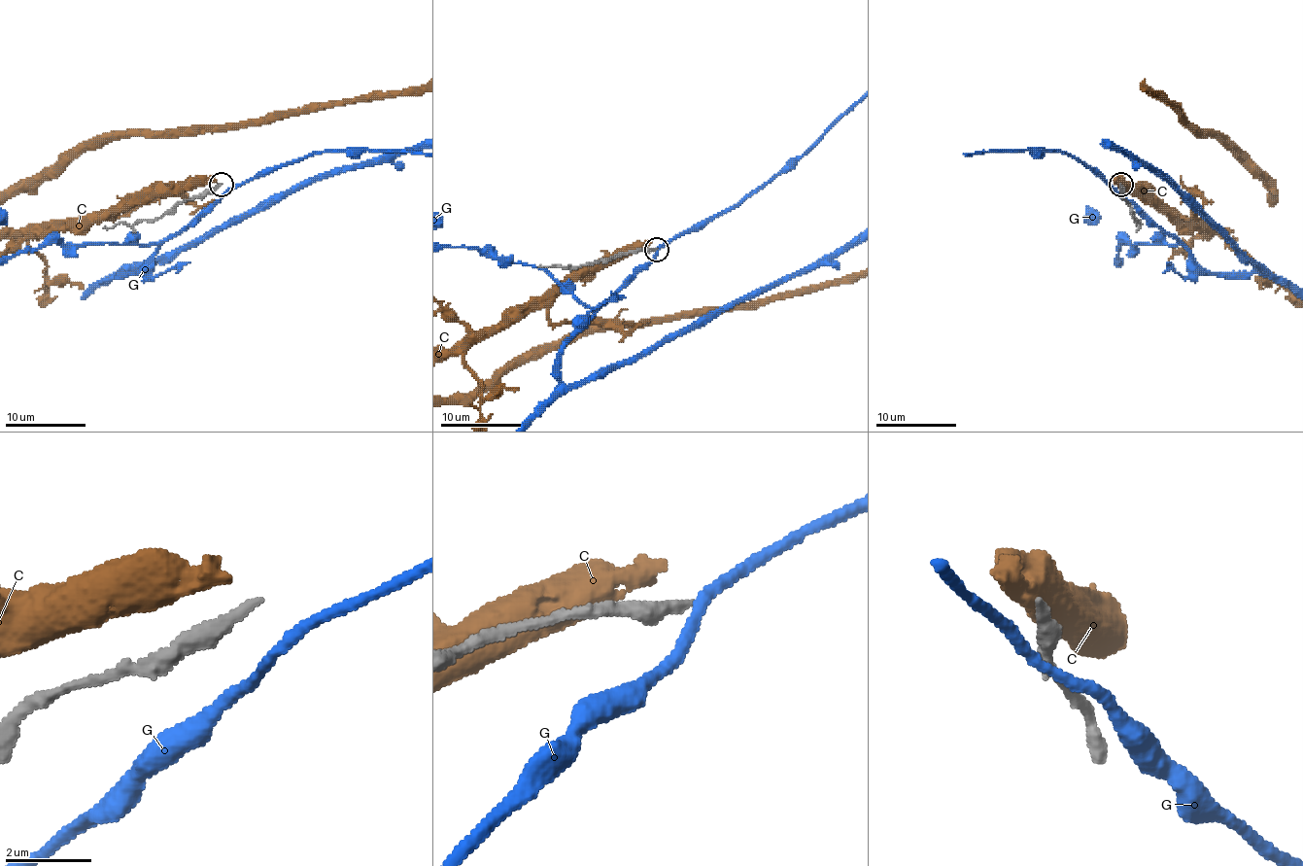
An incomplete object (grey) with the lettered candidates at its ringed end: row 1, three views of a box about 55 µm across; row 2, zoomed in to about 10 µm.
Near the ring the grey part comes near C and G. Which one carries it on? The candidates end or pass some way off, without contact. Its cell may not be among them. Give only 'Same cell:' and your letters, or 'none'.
Same cell: none

